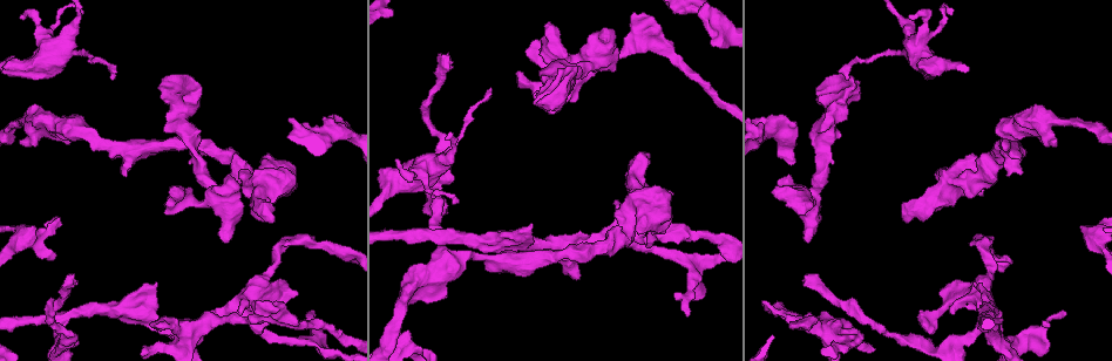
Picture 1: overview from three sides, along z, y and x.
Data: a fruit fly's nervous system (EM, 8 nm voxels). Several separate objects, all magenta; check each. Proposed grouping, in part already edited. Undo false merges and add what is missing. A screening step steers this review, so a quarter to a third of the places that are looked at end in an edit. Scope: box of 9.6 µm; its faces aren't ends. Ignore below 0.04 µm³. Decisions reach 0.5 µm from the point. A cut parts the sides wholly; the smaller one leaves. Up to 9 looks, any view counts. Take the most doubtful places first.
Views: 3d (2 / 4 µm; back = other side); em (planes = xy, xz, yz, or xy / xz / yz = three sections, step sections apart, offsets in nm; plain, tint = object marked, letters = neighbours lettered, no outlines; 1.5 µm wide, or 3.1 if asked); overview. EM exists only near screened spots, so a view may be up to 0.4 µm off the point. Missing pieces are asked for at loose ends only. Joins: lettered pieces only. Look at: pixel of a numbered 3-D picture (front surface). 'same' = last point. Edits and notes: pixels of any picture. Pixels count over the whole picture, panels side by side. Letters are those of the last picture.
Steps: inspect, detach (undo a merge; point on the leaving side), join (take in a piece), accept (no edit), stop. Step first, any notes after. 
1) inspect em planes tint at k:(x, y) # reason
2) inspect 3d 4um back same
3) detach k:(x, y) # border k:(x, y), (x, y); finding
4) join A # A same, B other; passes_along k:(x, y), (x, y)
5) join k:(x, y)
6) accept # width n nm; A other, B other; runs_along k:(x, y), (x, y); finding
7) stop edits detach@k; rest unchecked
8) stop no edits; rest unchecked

inspect em planes tint at 1:(1051, 145)

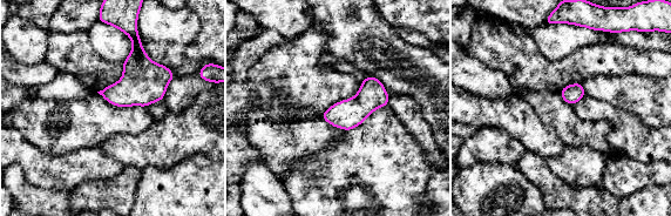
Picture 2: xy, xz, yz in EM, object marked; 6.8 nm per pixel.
inspect em planes letters same # what lies round it

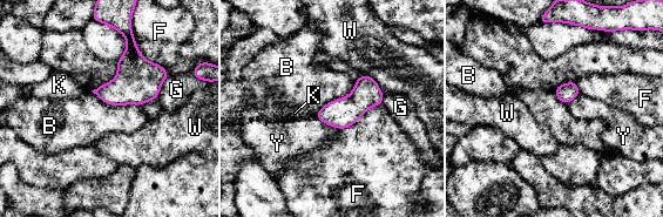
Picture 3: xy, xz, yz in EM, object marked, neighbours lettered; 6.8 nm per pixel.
accept # B other, F other, G other, K other, W other, Y other; border 3:(357, 80), (347, 95), (313, 114); no lettered piece goes on from it

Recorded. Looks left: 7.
inspect em planes letters at 1:(531, 42) # free end

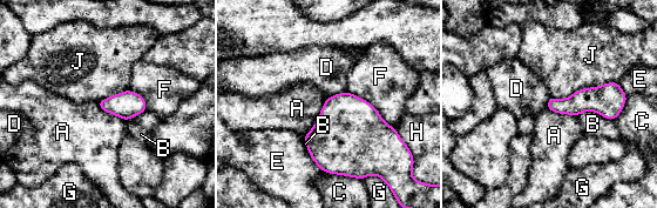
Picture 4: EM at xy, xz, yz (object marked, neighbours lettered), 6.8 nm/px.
accept # width 140 nm; A other, B other, C other, D other, E other, F other, G other, H other, J other; border 4:(617, 81), (550, 96); no lettered piece goes on from it

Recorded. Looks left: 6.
inspect 3d 4um at 1:(230, 175) # an open end

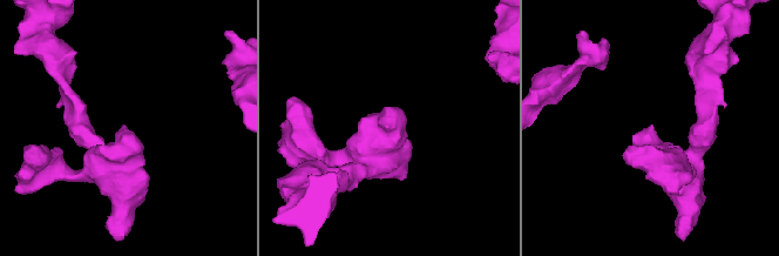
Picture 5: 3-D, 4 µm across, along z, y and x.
inspect em planes letters at 5:(124, 125)

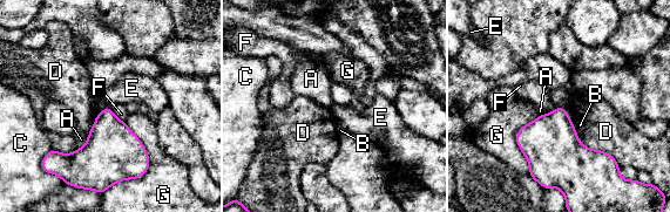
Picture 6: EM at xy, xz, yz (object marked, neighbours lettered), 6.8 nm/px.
accept # A other, B other, C other, D other, E other, F other, G other; border 6:(557, 106), (566, 109); none of them fits

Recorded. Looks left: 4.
inspect em planes plain at 1:(488, 95) # thin end

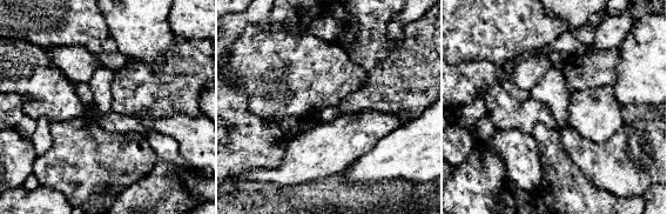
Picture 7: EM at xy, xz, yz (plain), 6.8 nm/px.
inspect em planes letters same

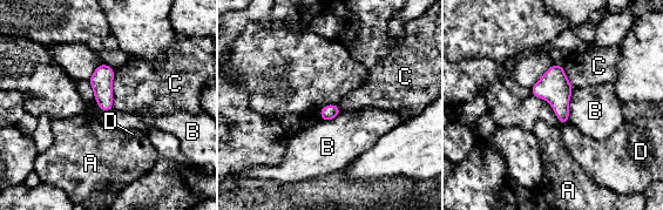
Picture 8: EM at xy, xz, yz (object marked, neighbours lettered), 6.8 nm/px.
accept # A other, B other, C other, D other; border 8:(114, 68), (112, 107); no lettered piece goes on from it

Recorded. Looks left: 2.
stop no edits; rest unchecked

